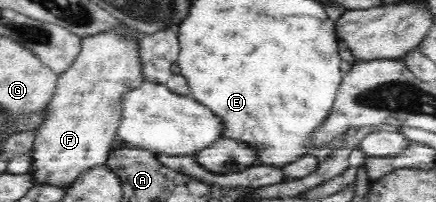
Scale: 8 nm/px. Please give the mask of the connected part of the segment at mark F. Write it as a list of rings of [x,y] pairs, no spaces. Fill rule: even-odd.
[[[113,31],[100,32],[99,35],[84,36],[81,39],[81,50],[73,64],[60,74],[56,92],[45,106],[45,116],[42,117],[41,126],[37,128],[37,136],[34,137],[31,167],[35,174],[35,184],[72,186],[85,171],[105,166],[113,152],[112,146],[118,140],[117,130],[122,114],[121,96],[146,82],[141,73],[138,43],[135,38],[122,38]]]

